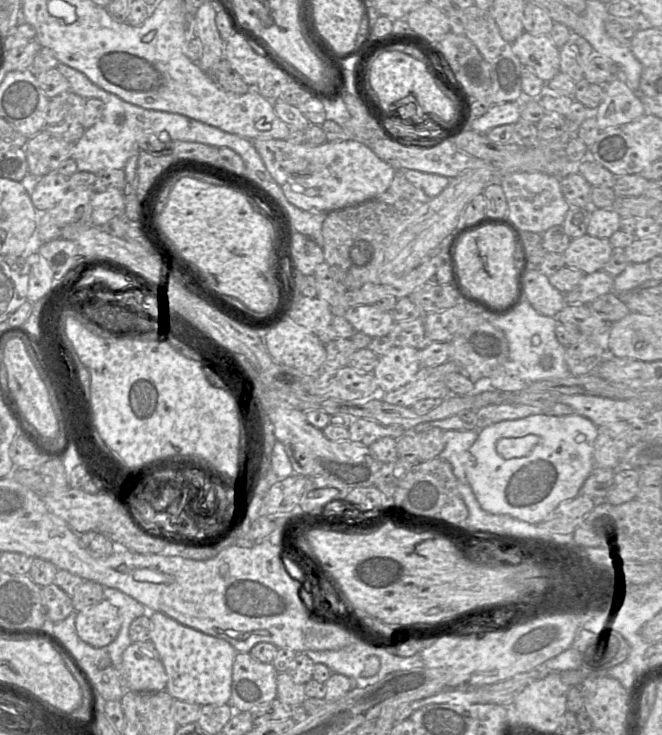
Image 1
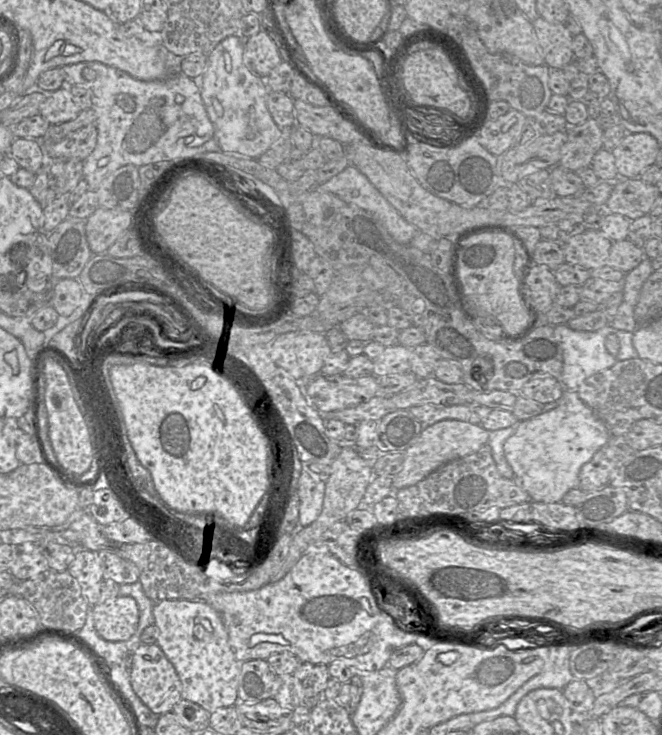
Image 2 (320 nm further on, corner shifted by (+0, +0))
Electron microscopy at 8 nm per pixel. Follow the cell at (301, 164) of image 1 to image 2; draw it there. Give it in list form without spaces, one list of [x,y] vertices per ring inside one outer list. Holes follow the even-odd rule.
[[[239,35],[224,38],[207,54],[207,65],[198,82],[222,152],[258,159],[285,136],[267,108],[269,88],[266,80],[254,75],[244,63],[244,40]]]

